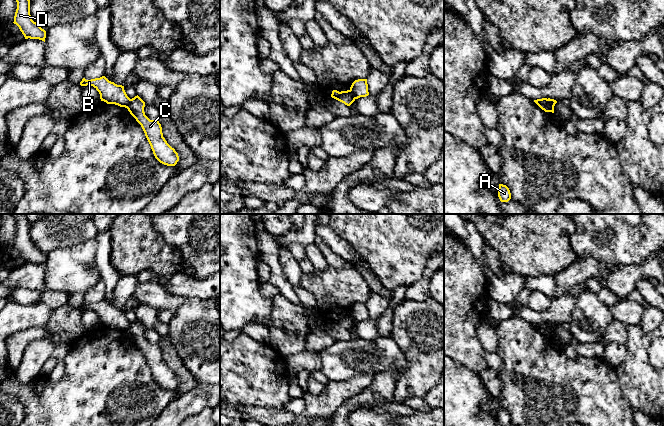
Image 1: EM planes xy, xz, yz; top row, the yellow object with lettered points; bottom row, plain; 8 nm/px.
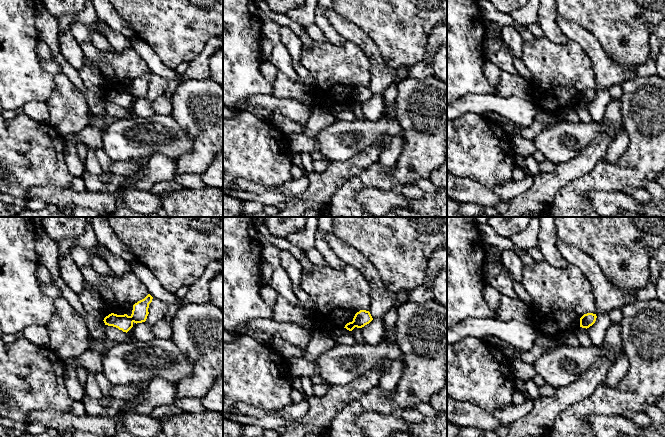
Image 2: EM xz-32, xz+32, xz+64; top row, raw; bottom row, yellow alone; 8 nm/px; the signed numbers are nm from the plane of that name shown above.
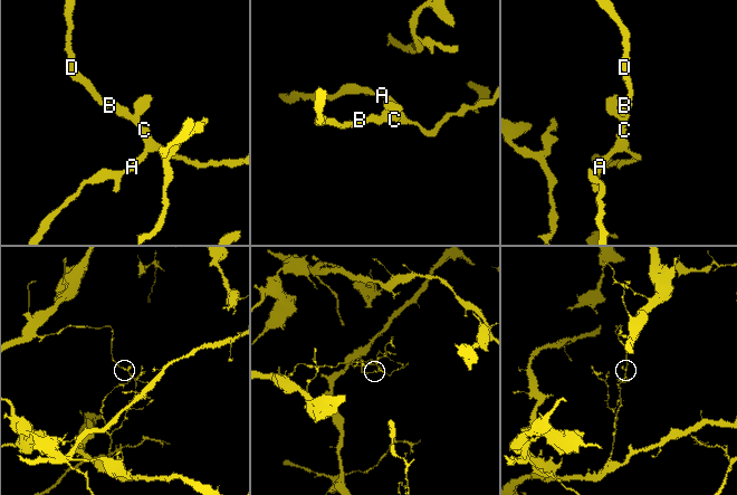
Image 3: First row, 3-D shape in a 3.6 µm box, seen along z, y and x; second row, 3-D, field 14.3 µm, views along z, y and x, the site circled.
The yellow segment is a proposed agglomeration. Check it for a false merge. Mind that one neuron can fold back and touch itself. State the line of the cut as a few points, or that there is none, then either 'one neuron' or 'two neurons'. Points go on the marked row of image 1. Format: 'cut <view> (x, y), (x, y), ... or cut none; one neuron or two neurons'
cut xy (130, 99), (126, 107); two neurons

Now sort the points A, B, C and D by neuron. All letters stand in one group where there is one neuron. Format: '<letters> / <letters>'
A C / B D

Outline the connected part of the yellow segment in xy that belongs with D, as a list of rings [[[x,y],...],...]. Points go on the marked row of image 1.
[[[16,0],[17,9],[14,16],[16,24],[25,39],[39,39],[45,42],[46,31],[32,20],[30,15],[30,0]]]

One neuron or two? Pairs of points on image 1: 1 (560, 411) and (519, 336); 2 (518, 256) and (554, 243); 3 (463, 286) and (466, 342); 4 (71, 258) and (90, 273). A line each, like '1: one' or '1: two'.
1: one
2: one
3: one
4: one

